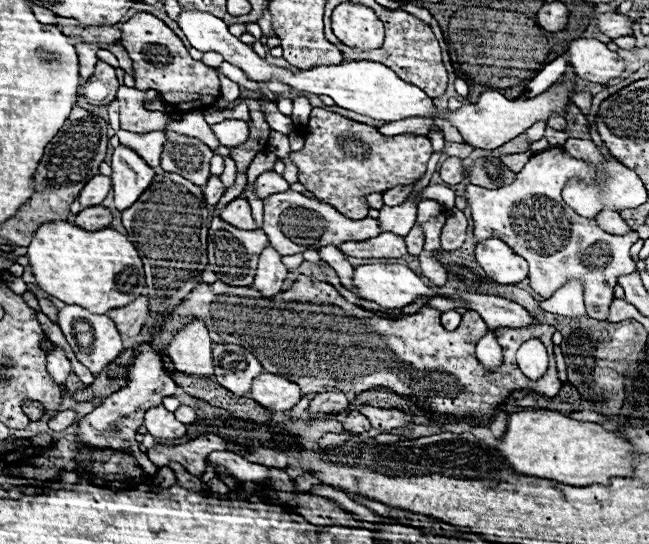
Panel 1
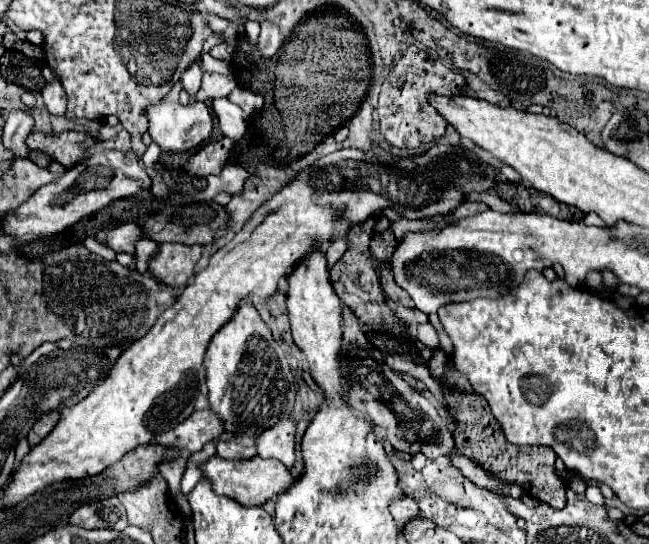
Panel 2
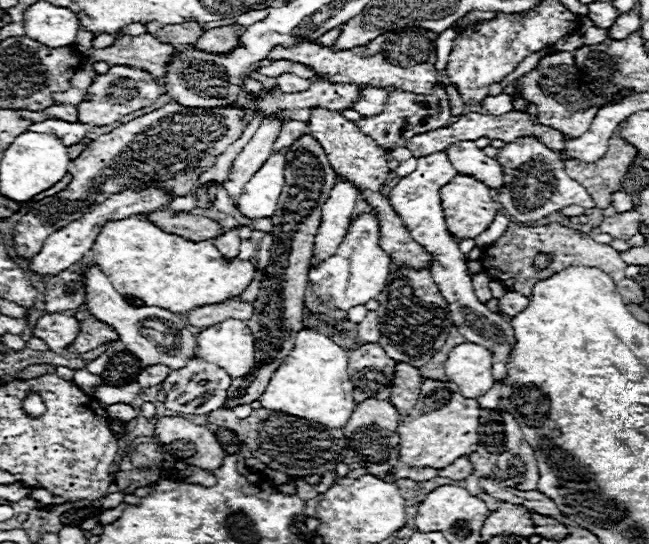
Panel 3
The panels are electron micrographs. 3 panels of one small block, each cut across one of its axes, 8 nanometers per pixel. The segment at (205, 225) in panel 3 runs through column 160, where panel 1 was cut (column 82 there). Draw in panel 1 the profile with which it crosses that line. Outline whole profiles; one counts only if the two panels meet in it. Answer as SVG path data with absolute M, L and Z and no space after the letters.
M90 206L90 208L84 208L72 222L76 226L82 226L84 230L102 230L104 226L110 226L112 214L104 206Z

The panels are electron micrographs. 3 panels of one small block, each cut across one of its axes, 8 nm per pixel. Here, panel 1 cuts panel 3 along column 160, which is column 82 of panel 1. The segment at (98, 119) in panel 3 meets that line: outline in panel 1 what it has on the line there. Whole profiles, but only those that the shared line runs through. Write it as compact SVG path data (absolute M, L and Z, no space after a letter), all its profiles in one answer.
M98 62L94 76L82 86L82 96L88 100L88 104L106 106L116 98L118 86L120 84L116 80L116 68L106 62Z

